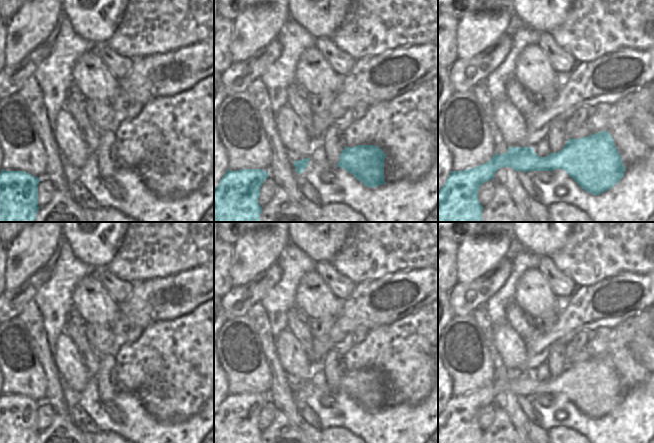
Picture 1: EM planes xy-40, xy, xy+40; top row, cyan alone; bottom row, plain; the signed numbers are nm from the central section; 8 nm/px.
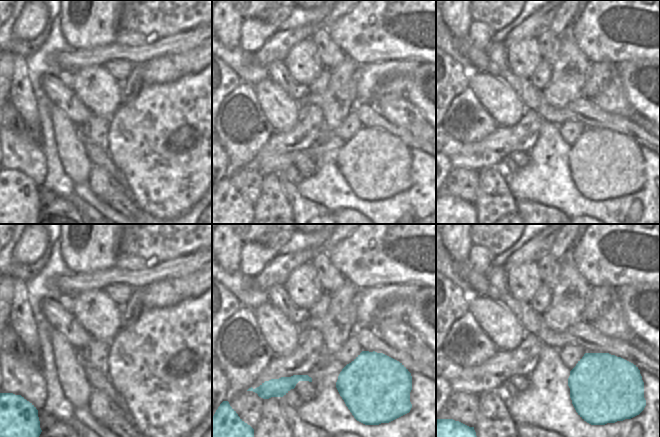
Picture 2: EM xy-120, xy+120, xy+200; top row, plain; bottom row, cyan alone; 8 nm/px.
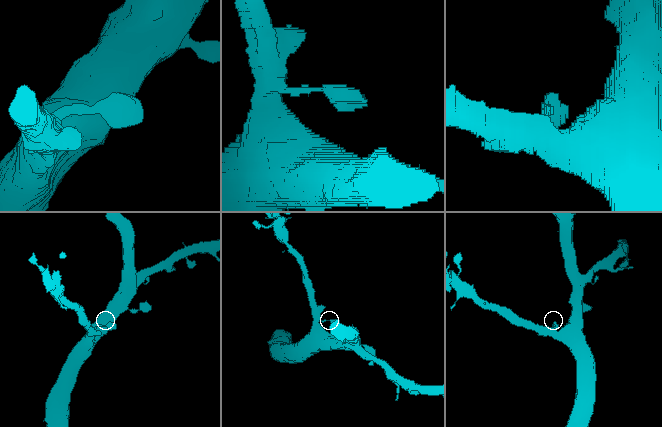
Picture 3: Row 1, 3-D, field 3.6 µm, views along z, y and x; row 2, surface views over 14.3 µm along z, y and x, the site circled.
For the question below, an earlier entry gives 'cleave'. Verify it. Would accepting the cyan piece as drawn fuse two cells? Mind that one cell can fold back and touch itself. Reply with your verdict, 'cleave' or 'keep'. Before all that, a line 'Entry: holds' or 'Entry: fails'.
Entry: fails
keep

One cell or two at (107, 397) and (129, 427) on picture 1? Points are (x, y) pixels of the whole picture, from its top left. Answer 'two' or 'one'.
two

